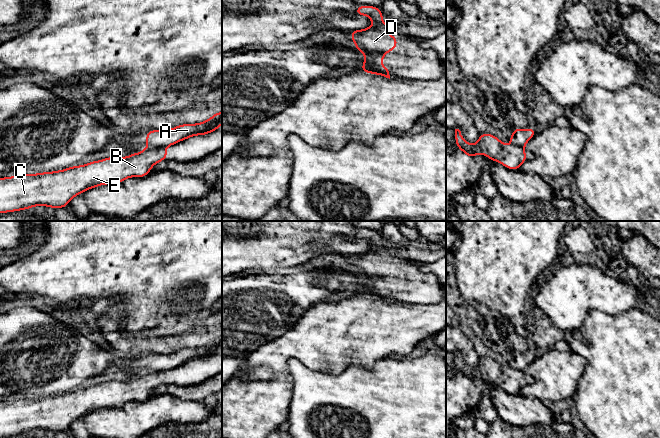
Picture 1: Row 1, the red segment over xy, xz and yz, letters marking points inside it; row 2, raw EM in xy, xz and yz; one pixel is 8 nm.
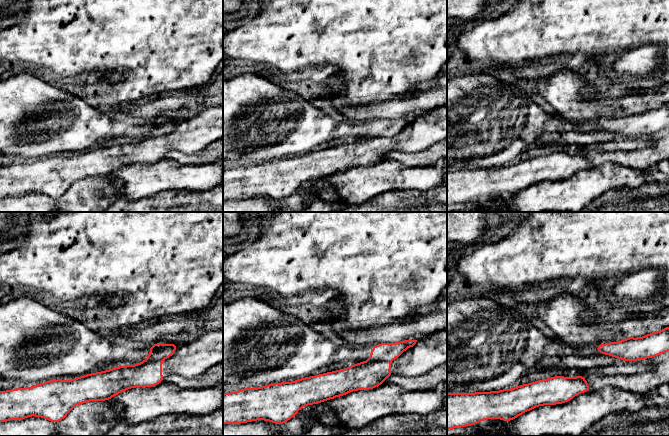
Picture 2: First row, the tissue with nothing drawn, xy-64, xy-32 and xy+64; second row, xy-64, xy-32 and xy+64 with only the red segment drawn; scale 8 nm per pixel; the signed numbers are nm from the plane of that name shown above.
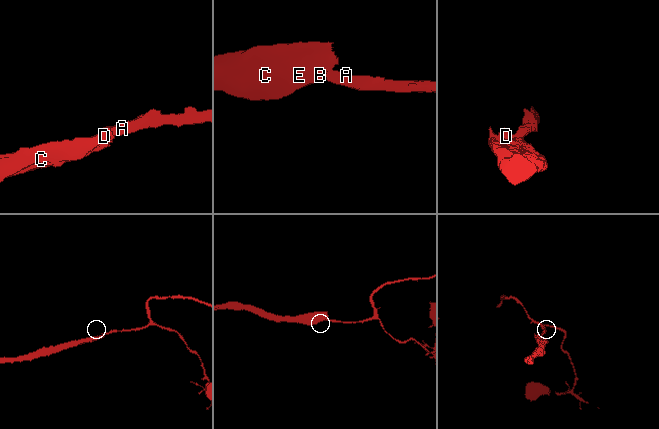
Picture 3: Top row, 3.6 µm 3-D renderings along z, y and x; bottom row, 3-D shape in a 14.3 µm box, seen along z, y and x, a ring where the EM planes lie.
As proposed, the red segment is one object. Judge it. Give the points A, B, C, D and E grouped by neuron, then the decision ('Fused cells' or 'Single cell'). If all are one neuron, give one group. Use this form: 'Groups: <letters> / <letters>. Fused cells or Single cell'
Groups: A / B C D E. Fused cells

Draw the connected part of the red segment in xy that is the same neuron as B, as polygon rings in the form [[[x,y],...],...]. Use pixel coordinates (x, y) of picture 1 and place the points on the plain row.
[[[147,371],[128,381],[109,381],[64,394],[36,398],[17,398],[0,402],[0,437],[31,433],[33,430],[65,432],[78,418],[100,409],[120,408],[130,401],[145,401],[158,386],[167,384],[166,371]]]

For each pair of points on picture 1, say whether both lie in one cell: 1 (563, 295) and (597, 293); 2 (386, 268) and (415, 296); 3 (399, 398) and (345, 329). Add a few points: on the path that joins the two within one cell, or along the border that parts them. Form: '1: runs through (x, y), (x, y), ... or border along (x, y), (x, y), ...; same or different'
1: runs through (571, 293), (589, 293); same
2: runs through (390, 276), (398, 279), (407, 288); same
3: border along (396, 356), (382, 357), (370, 368), (351, 364); different

